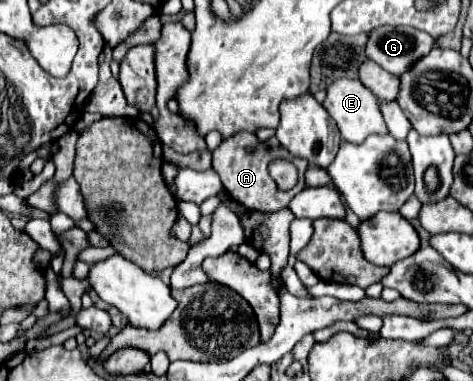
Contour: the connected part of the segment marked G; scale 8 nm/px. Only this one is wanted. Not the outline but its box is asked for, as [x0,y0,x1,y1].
[366,26,434,76]

